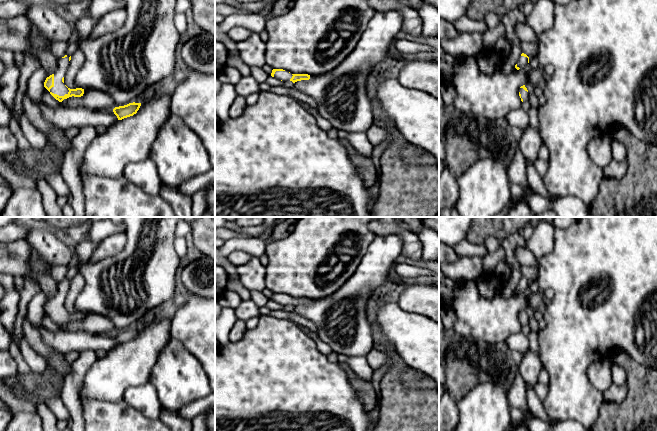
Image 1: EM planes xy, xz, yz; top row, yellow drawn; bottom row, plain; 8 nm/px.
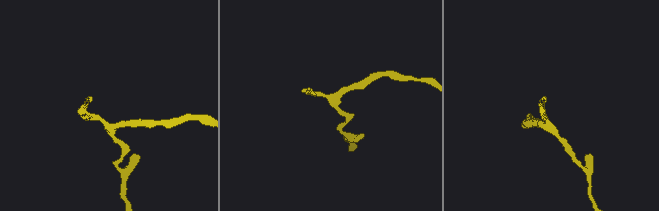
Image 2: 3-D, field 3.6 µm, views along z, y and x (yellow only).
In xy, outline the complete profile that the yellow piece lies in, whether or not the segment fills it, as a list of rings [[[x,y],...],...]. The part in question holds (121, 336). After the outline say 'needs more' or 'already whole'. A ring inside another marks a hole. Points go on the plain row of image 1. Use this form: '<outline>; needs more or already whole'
[[[129,327],[124,330],[115,331],[113,333],[114,338],[117,340],[118,344],[133,340],[137,337],[141,330],[141,327]]]; already whole

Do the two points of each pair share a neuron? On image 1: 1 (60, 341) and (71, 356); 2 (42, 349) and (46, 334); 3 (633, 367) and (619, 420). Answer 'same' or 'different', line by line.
1: different
2: different
3: same

